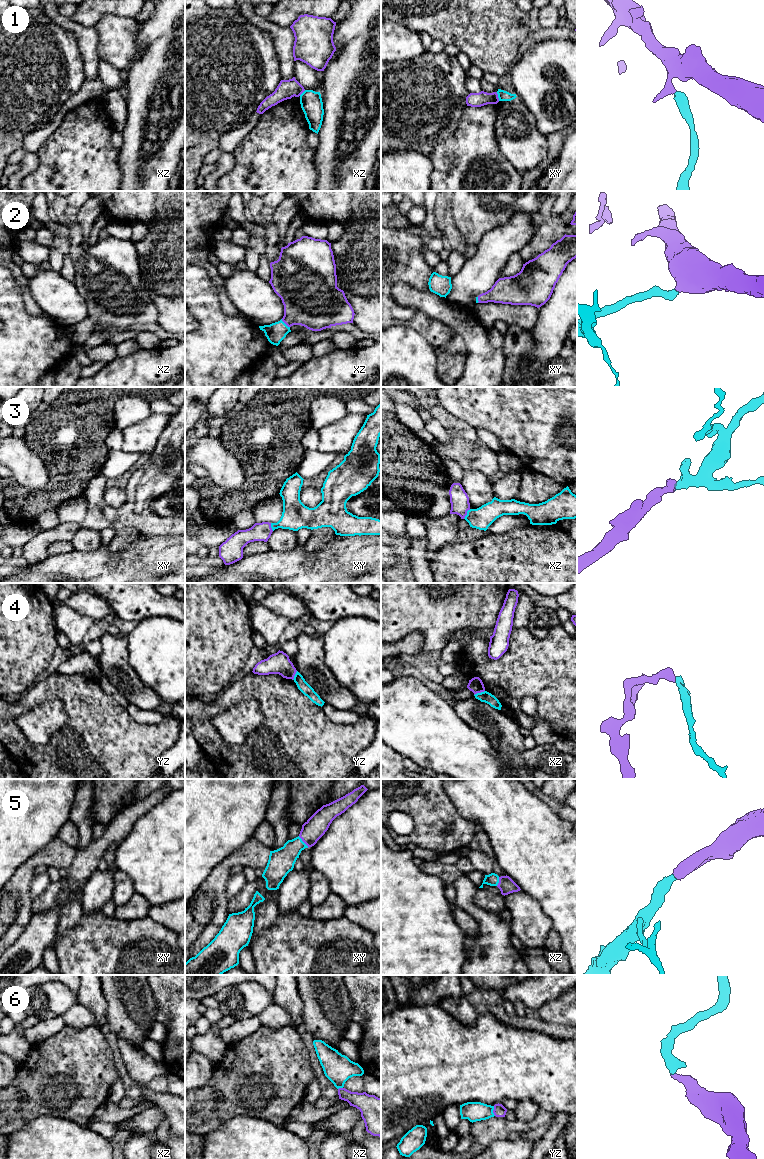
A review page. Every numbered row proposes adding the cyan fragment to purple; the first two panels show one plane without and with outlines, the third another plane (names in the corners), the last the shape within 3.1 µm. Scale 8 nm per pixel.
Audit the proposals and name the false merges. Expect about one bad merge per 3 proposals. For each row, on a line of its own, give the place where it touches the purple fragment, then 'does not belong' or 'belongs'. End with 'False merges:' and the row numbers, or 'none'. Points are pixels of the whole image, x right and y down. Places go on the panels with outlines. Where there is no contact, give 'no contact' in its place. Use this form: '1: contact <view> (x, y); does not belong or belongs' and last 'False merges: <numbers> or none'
1: contact xy (497, 96); does not belong
2: contact xz (285, 323); belongs
3: contact xz (466, 513); belongs
4: contact xz (479, 692); does not belong
5: contact xy (303, 841); belongs
6: contact yz (493, 1111); belongs
False merges: 1, 4

